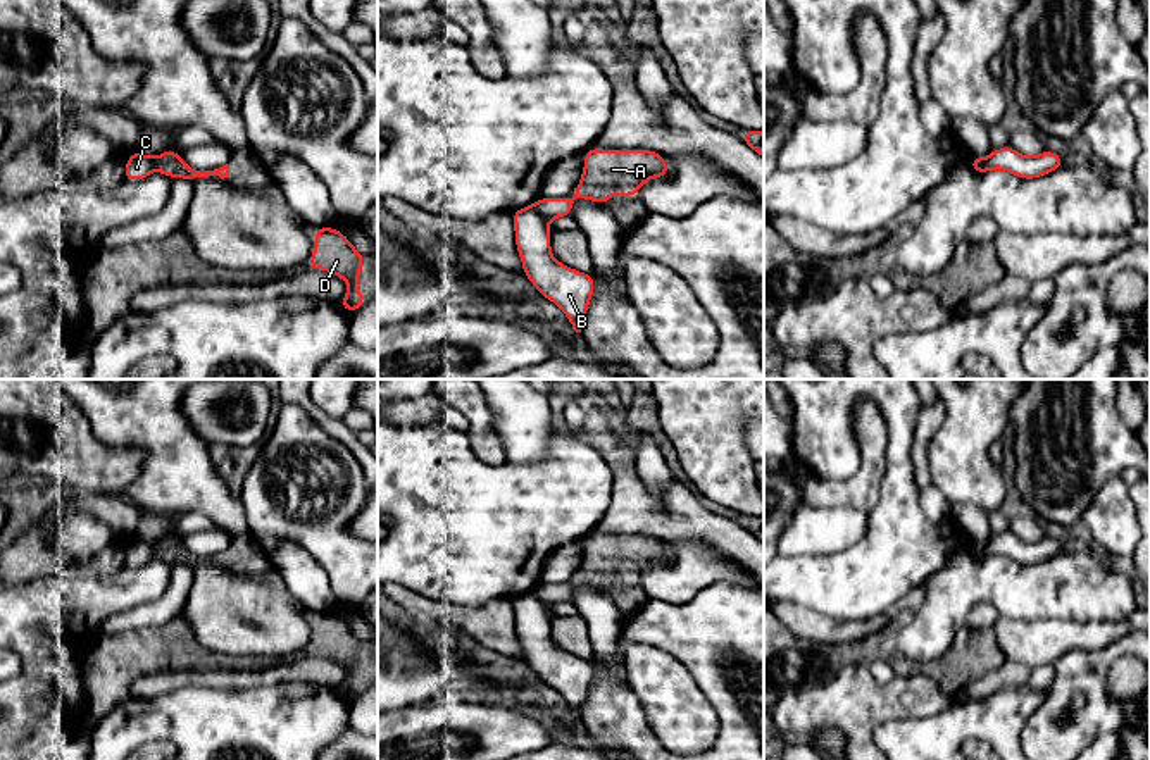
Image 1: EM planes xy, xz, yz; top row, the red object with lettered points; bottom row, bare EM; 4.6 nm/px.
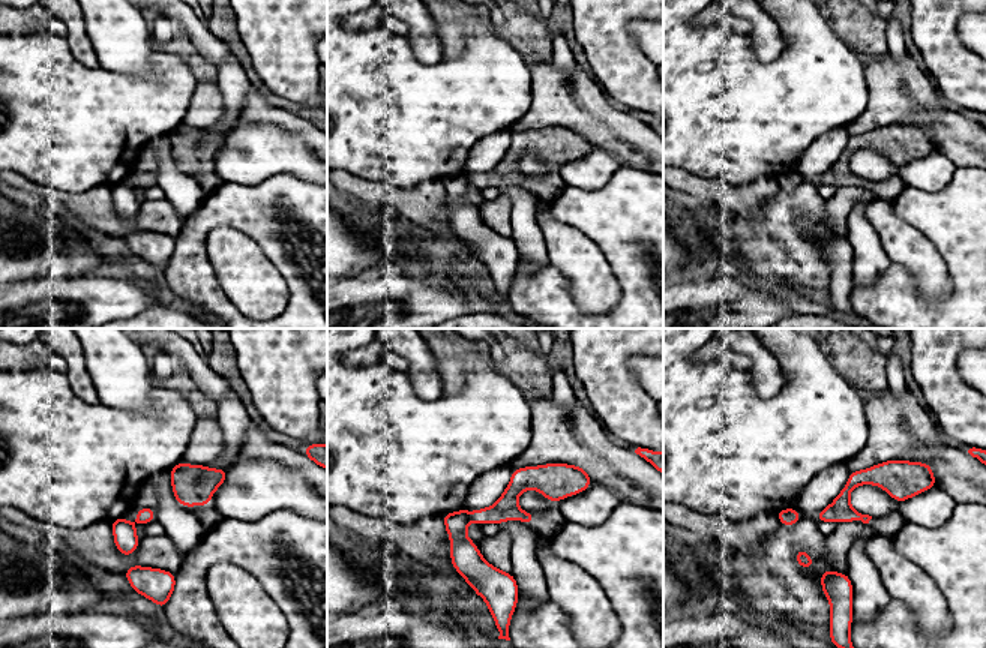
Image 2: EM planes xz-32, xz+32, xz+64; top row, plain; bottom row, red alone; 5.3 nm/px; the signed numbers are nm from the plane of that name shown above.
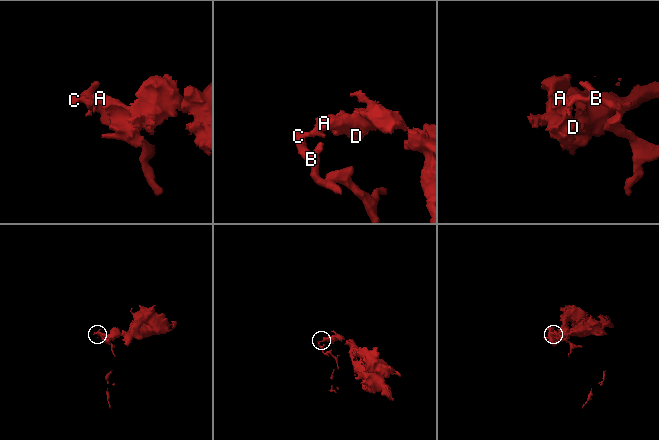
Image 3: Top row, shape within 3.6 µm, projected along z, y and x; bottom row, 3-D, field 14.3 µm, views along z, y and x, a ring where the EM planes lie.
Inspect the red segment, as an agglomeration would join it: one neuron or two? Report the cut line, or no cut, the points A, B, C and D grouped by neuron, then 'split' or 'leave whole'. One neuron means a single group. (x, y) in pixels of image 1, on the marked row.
cut xz (533, 204), (547, 221); groups A D / B C; split

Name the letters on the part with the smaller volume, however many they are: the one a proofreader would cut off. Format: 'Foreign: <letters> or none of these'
Foreign: B, C

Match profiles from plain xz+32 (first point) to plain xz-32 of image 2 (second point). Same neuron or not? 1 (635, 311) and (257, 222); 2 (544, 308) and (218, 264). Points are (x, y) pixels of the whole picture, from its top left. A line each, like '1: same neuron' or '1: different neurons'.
1: same neuron
2: different neurons

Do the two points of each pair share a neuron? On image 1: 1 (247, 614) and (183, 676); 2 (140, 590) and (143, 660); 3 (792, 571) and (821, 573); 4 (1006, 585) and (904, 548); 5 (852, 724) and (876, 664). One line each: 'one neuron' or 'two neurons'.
1: one neuron
2: two neurons
3: one neuron
4: two neurons
5: two neurons

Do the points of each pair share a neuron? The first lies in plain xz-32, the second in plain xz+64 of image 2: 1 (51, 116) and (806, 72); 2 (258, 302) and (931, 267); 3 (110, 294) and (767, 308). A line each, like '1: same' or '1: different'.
1: same
2: same
3: same

